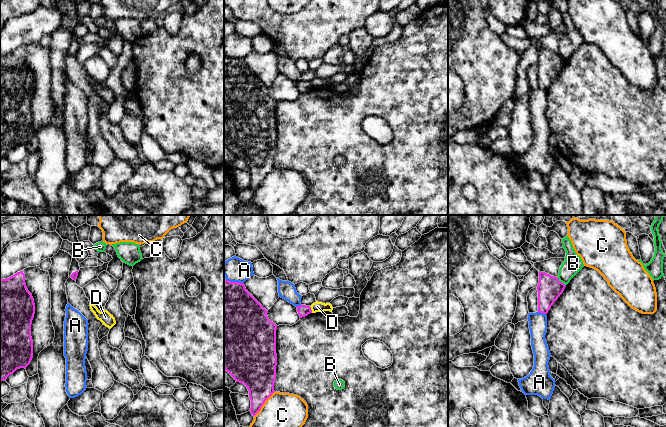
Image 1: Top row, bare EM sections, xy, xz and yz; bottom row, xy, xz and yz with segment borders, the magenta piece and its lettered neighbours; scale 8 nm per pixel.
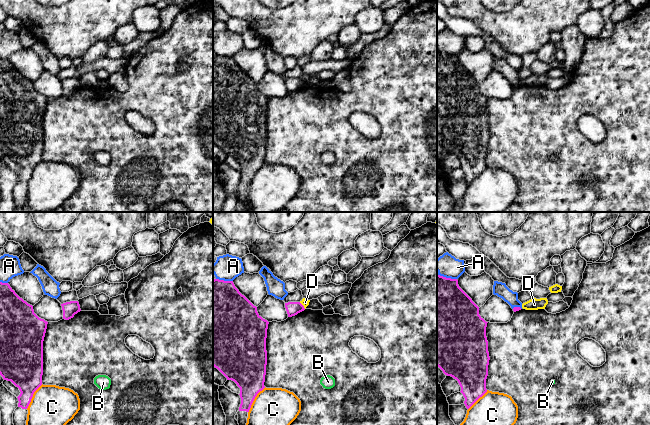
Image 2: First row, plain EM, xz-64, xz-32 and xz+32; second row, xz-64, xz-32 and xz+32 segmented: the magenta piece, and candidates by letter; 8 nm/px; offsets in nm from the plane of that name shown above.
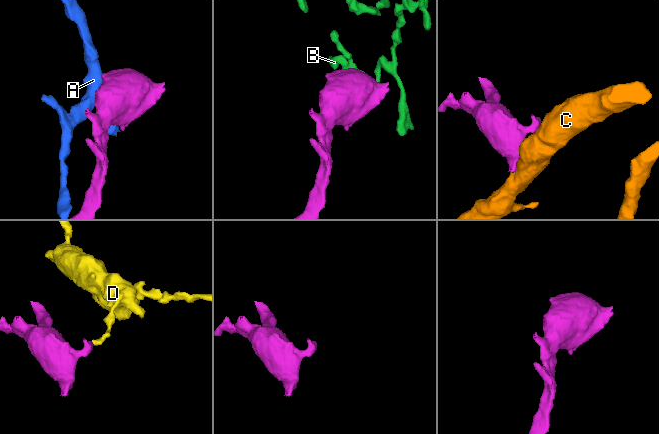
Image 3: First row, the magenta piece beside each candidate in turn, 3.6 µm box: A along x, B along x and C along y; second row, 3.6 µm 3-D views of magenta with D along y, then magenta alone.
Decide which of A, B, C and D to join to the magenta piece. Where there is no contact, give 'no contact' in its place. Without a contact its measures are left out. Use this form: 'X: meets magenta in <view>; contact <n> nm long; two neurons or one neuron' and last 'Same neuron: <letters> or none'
A: meets magenta in yz; contact 70 nm long; two neurons
B: meets magenta in yz; contact 100 nm long; two neurons
C: meets magenta in xz; contact 260 nm long; two neurons
D: meets magenta in xz; contact 60 nm long; two neurons
Same neuron: none

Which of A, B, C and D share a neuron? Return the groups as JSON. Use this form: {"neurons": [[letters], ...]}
{"neurons": [["A"], ["B"], ["C"], ["D"]]}

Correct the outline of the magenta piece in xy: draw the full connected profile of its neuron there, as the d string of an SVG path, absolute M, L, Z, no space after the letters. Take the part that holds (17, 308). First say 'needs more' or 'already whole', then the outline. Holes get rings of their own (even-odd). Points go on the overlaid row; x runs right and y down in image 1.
already whole; M23 271L0 279L0 381L30 364L34 314L34 299L26 287Z

